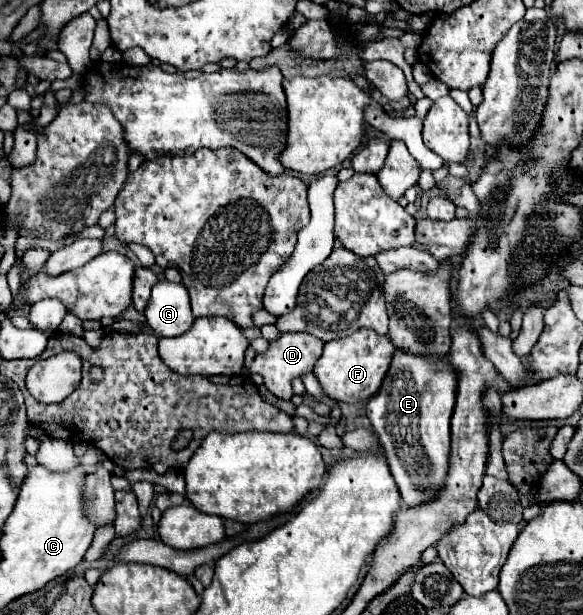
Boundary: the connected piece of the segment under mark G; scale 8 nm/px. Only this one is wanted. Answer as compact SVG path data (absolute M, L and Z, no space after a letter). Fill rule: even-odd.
M168 280L158 282L152 288L152 296L144 310L144 316L146 324L158 338L182 336L194 322L188 290L182 284L174 284Z

